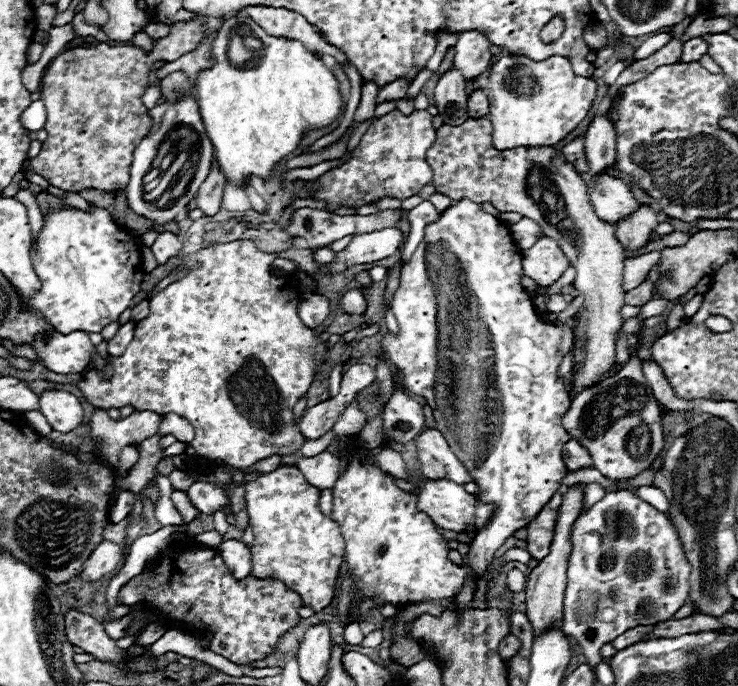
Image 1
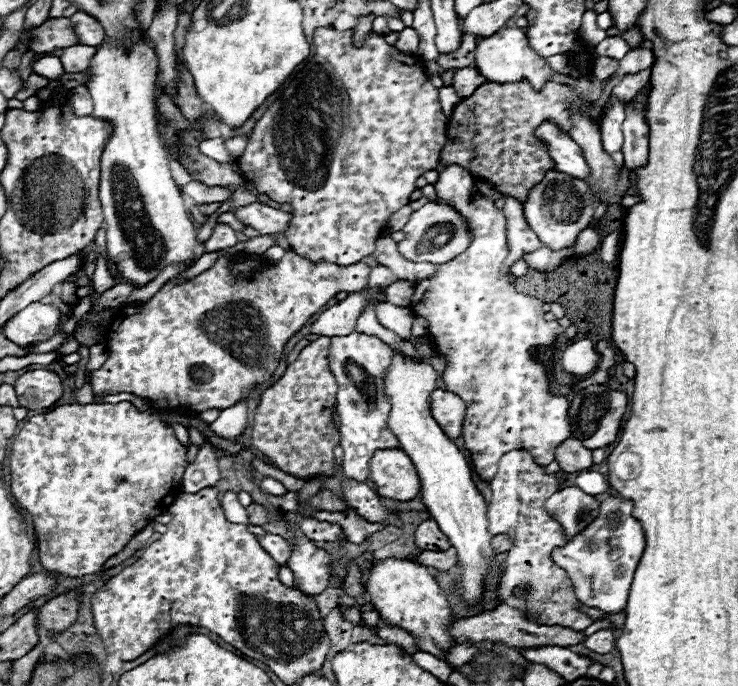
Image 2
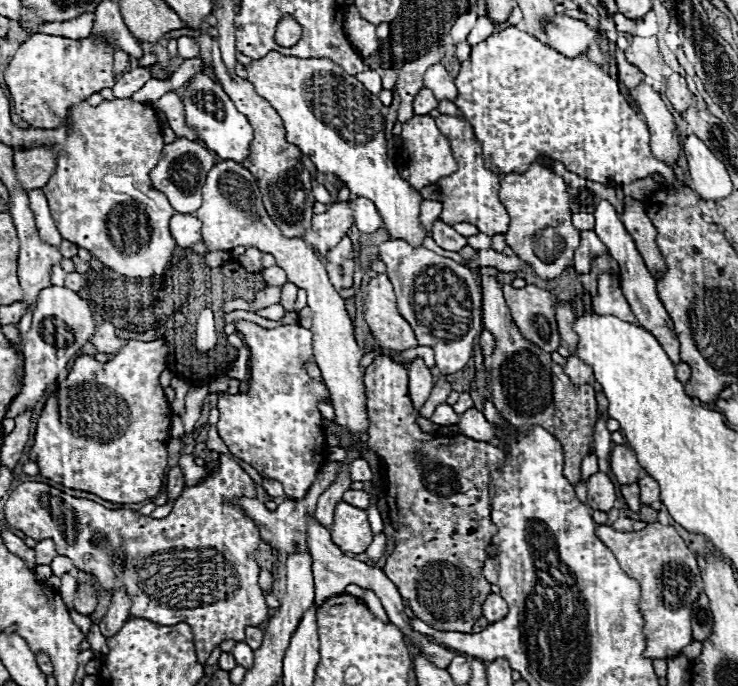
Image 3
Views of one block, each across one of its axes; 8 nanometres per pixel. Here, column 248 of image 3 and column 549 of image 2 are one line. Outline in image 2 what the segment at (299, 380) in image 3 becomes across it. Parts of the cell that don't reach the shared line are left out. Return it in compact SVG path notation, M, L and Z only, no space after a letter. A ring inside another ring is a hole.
M452 164L440 170L440 178L436 182L436 194L448 206L454 206L472 230L474 240L472 244L454 260L440 264L436 274L430 278L422 278L414 284L414 294L410 298L410 310L428 322L430 342L438 356L444 358L446 368L440 372L444 382L444 390L454 392L466 404L464 422L462 422L462 438L464 448L470 452L472 470L484 480L492 480L498 468L498 460L510 450L528 450L532 458L540 466L548 466L554 460L554 450L564 440L570 438L570 420L568 420L568 406L566 398L558 398L550 392L548 380L548 366L544 354L556 338L564 332L558 322L546 322L542 306L544 302L520 294L516 290L516 276L512 272L500 274L500 268L508 256L506 244L506 220L502 210L494 206L494 202L478 196L470 200L470 194L476 192L476 178L462 166Z

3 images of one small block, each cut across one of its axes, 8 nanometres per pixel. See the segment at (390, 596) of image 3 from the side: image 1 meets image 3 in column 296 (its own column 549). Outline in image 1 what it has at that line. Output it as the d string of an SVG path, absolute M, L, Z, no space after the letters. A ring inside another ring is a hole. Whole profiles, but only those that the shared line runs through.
M556 492L554 498L550 498L550 502L542 508L542 512L526 526L526 530L528 530L526 550L530 552L532 560L540 562L550 552L554 524L556 524L556 512L558 512L560 504L562 504L562 494Z

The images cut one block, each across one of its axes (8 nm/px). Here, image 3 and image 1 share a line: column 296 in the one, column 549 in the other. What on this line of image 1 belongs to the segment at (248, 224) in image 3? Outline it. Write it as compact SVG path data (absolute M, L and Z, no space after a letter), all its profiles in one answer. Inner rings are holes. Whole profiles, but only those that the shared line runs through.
M540 238L532 248L520 252L524 274L540 286L552 286L570 266L568 258L552 238Z

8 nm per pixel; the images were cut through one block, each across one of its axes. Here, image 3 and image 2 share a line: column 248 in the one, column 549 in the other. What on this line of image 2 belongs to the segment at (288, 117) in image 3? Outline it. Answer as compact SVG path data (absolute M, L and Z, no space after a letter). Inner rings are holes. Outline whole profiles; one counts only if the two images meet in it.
M502 28L494 36L480 40L476 46L476 68L488 82L496 84L514 84L526 78L536 92L552 80L552 68L528 46L528 38L520 28Z

